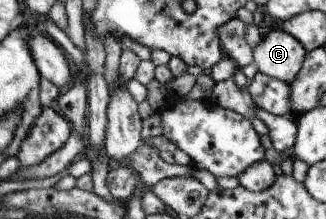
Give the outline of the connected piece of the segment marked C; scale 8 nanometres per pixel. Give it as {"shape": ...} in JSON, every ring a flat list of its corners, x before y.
{"shape":[[273,30,251,50,257,72,291,83,302,66,306,51,287,32]]}

